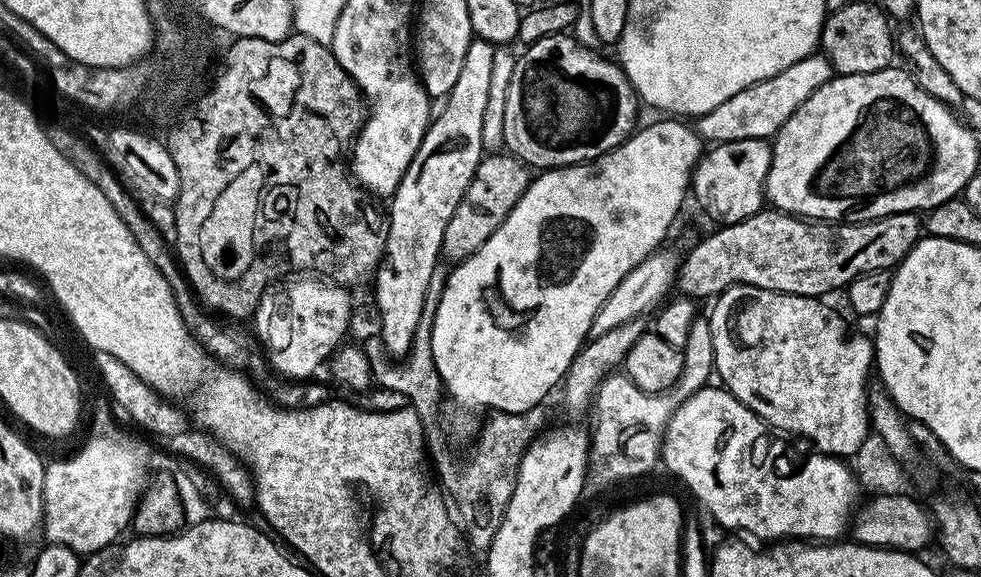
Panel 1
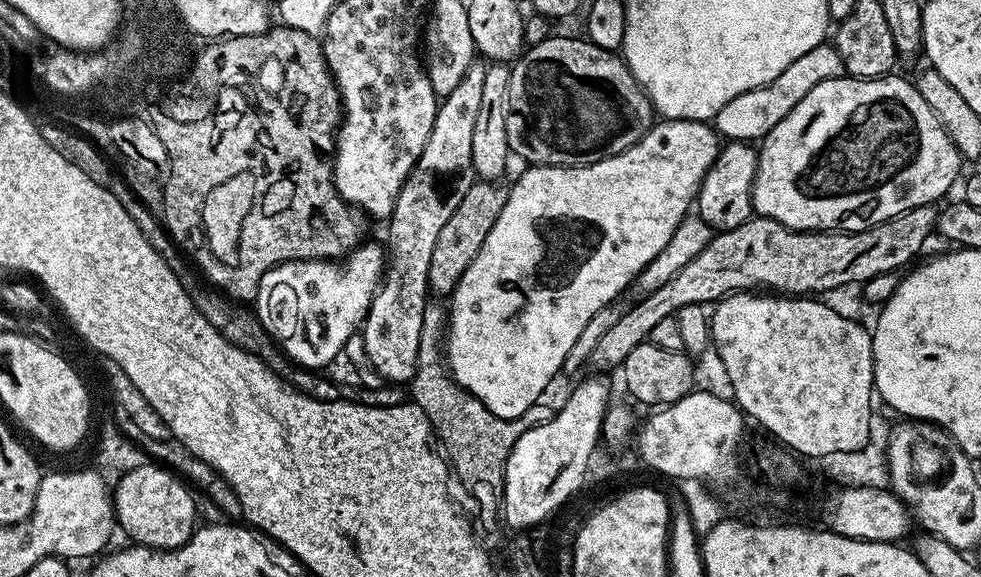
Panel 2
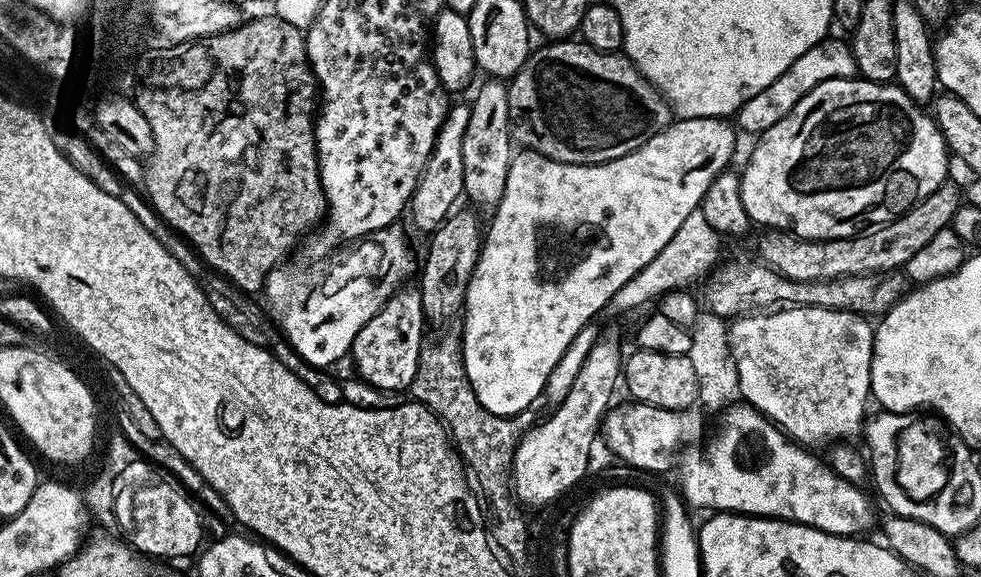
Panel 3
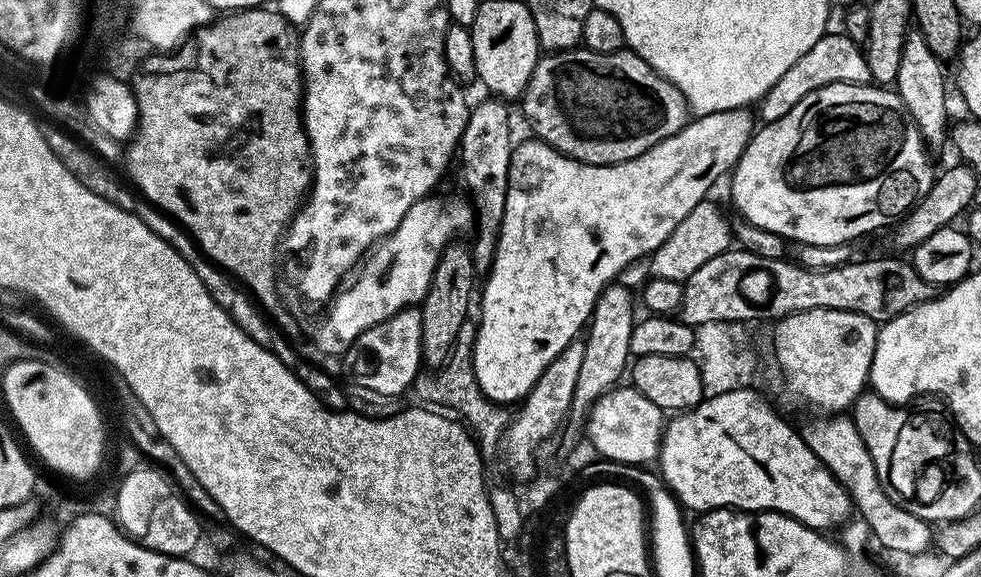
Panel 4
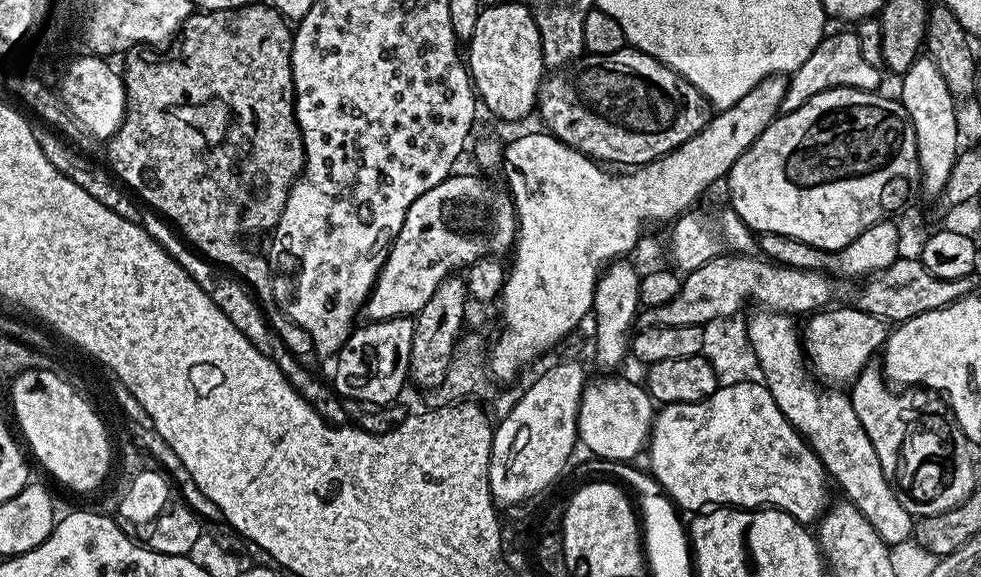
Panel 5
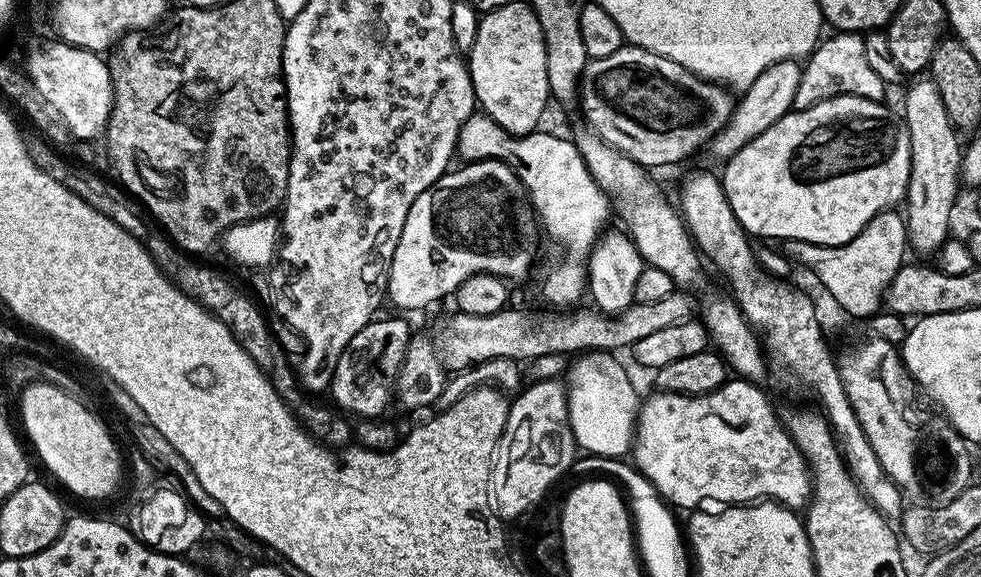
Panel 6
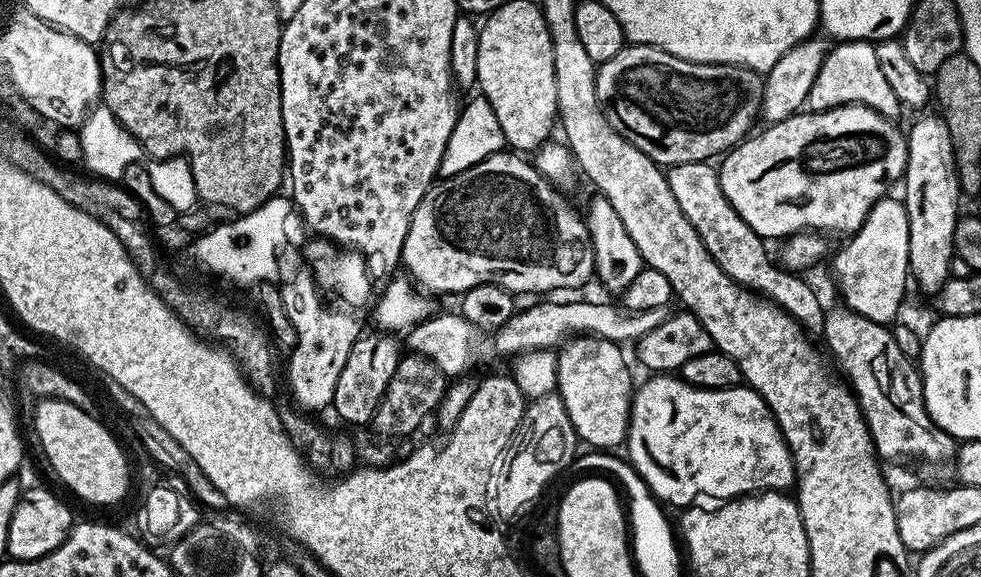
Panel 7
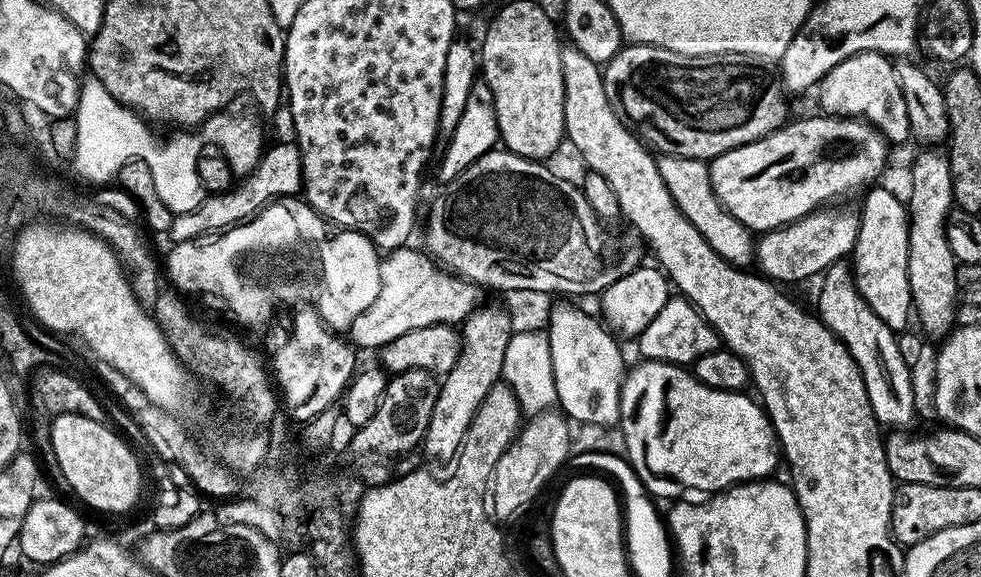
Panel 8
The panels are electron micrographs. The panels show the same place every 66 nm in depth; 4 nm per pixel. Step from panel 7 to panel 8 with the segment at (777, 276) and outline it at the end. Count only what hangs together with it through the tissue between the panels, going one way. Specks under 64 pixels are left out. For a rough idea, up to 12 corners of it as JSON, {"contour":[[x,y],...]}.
{"contour":[[703,160],[656,161],[678,210],[723,260],[747,269],[754,236],[712,189]]}

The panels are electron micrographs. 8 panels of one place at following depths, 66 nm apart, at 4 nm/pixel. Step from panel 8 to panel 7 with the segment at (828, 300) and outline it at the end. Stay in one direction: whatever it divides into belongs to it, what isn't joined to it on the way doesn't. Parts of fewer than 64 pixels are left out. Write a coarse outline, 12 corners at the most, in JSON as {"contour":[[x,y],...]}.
{"contour":[[839,306],[822,339],[877,457],[940,482],[958,441],[891,331]]}

